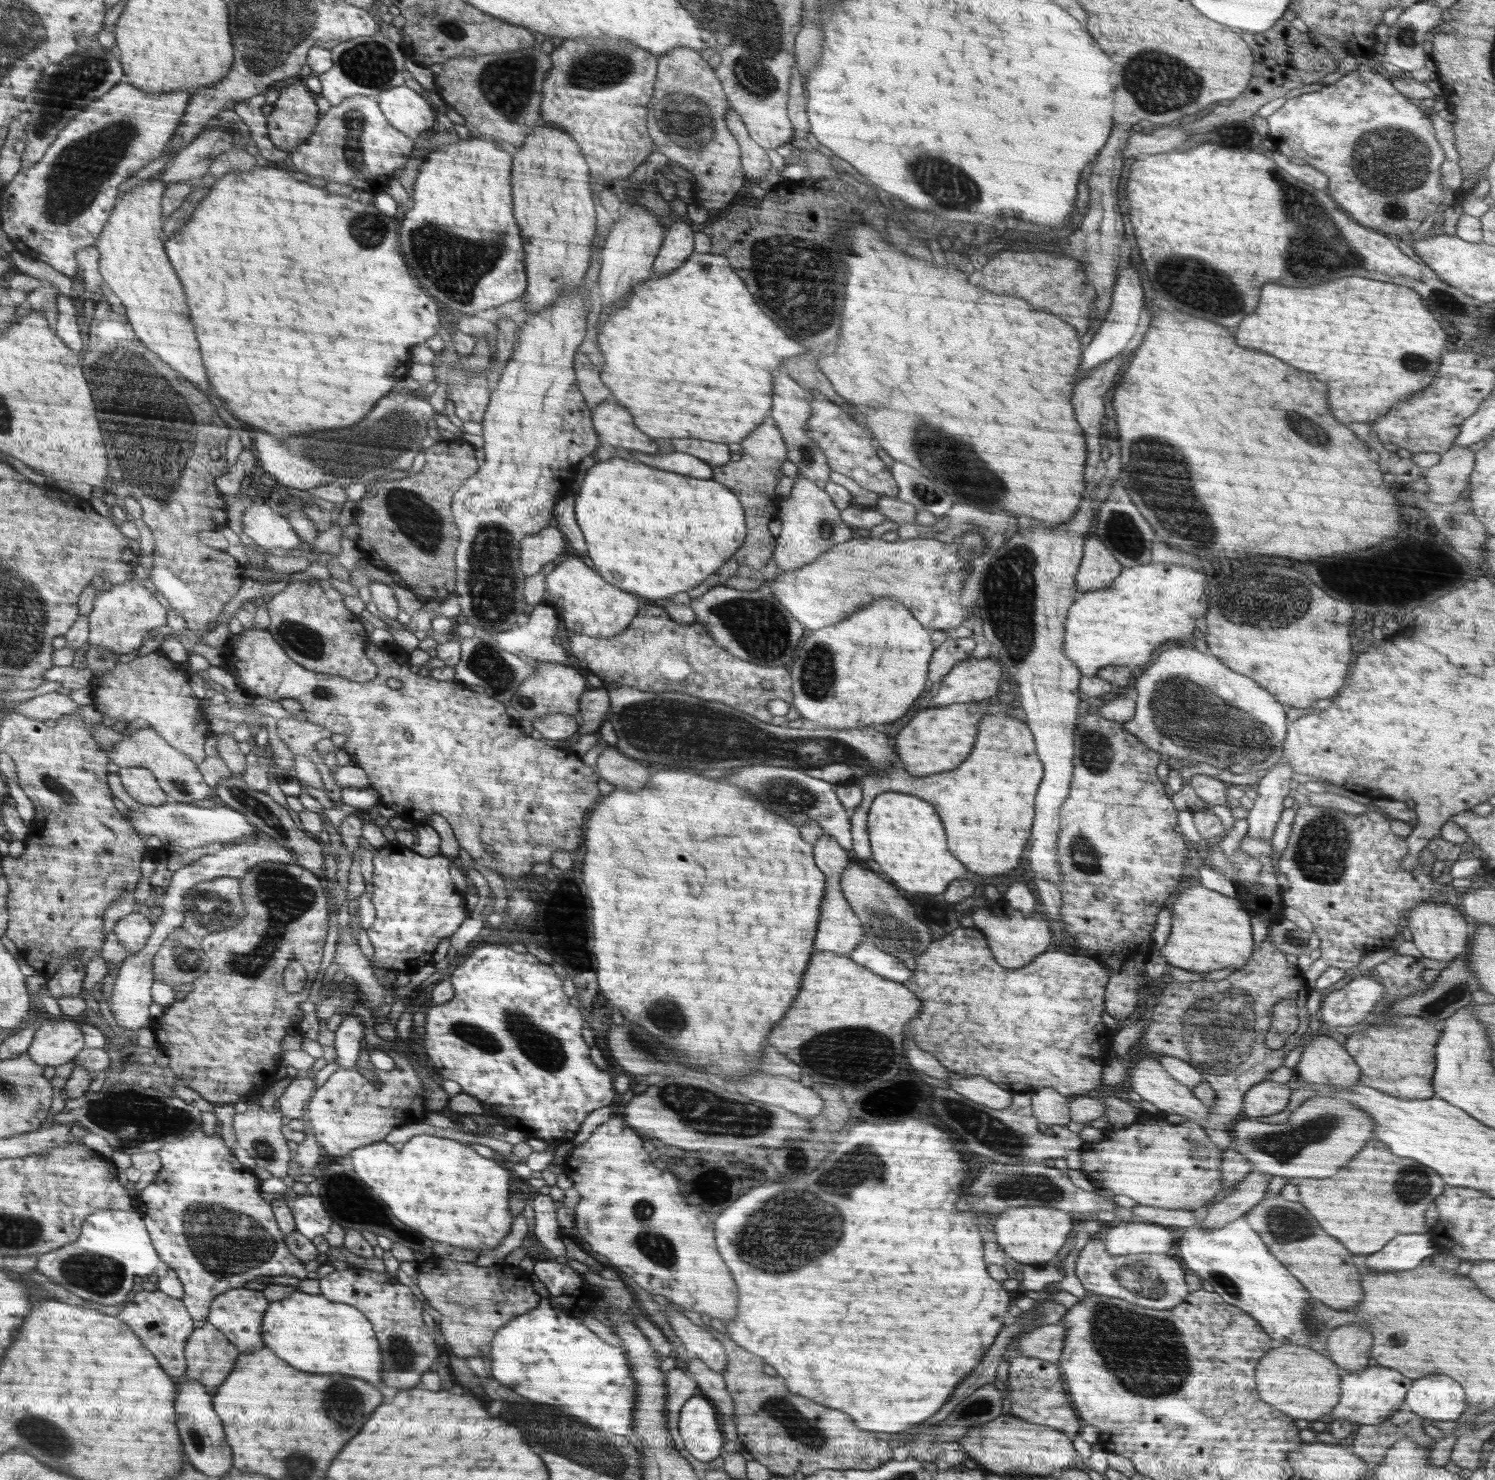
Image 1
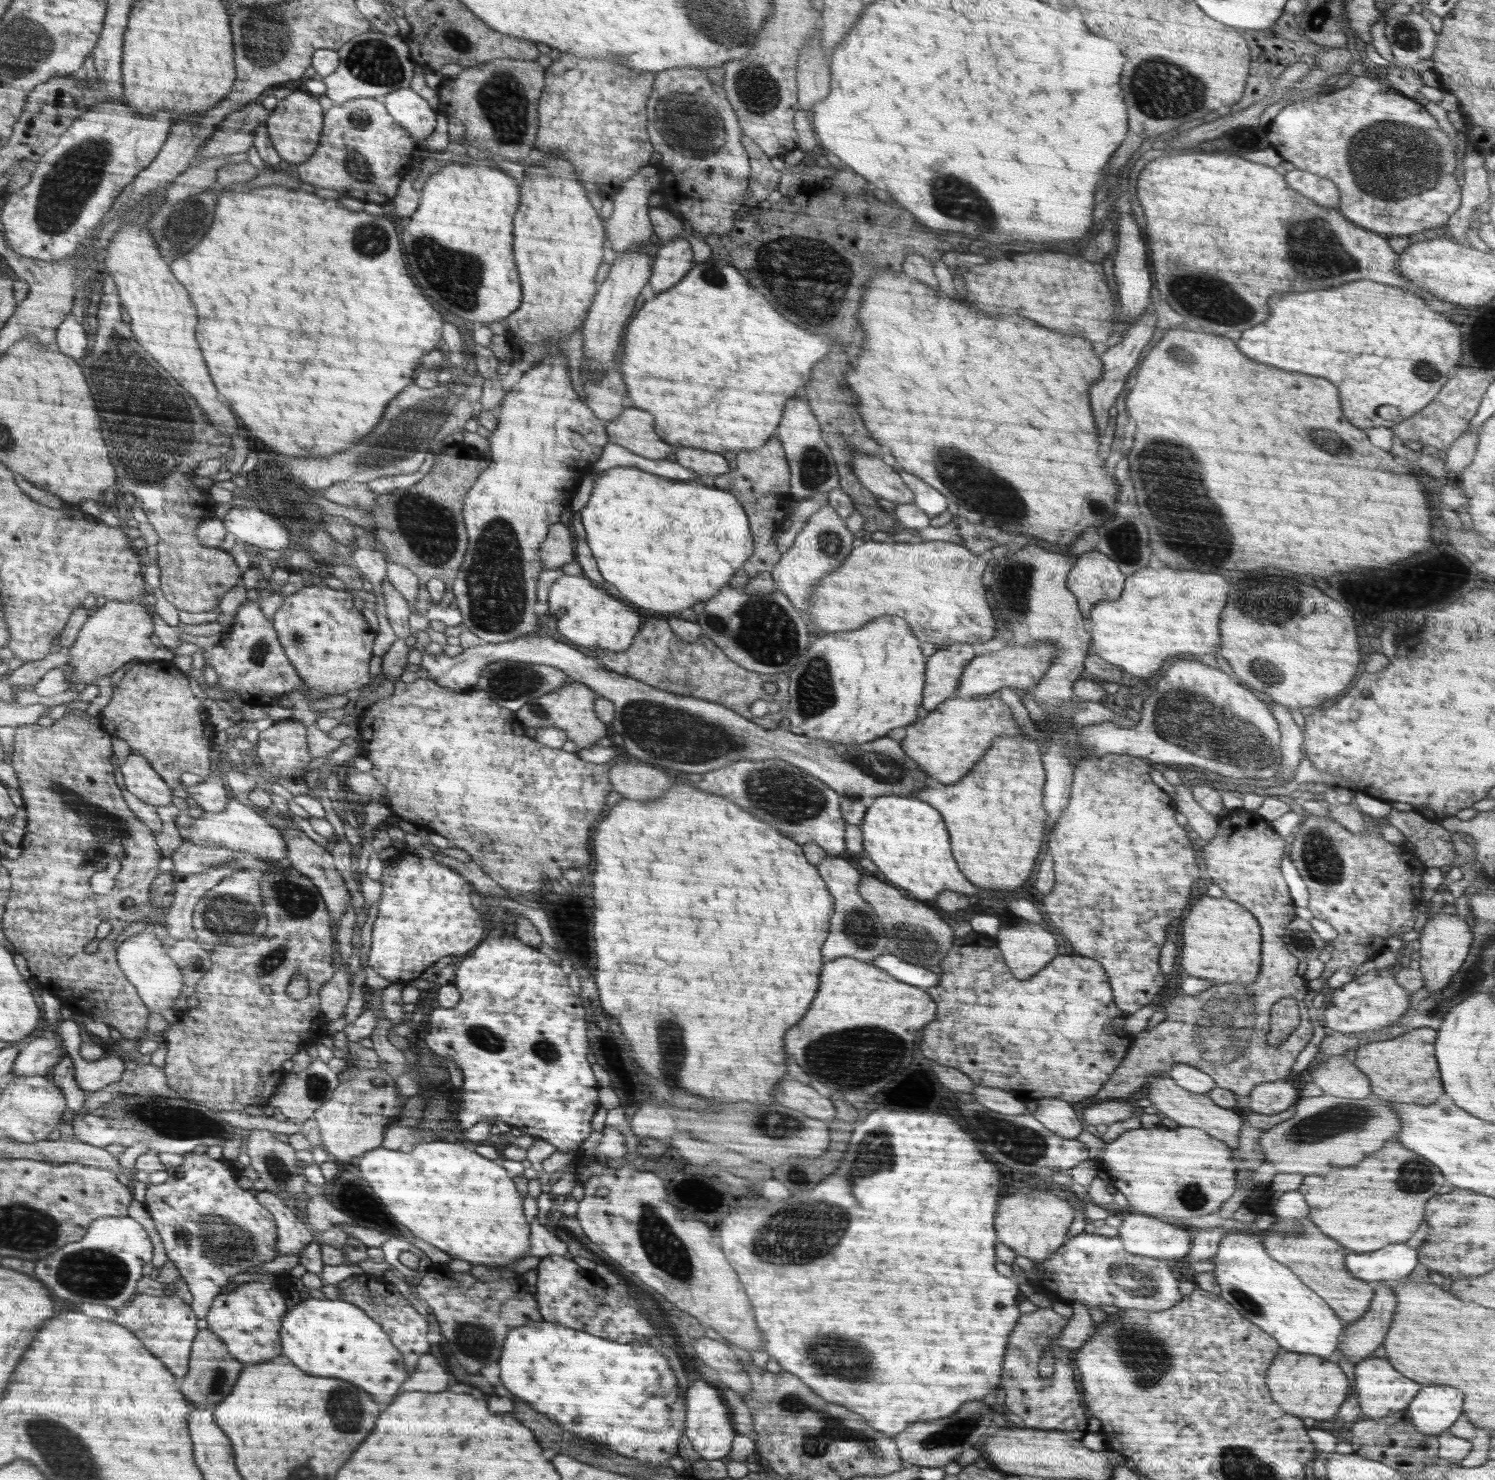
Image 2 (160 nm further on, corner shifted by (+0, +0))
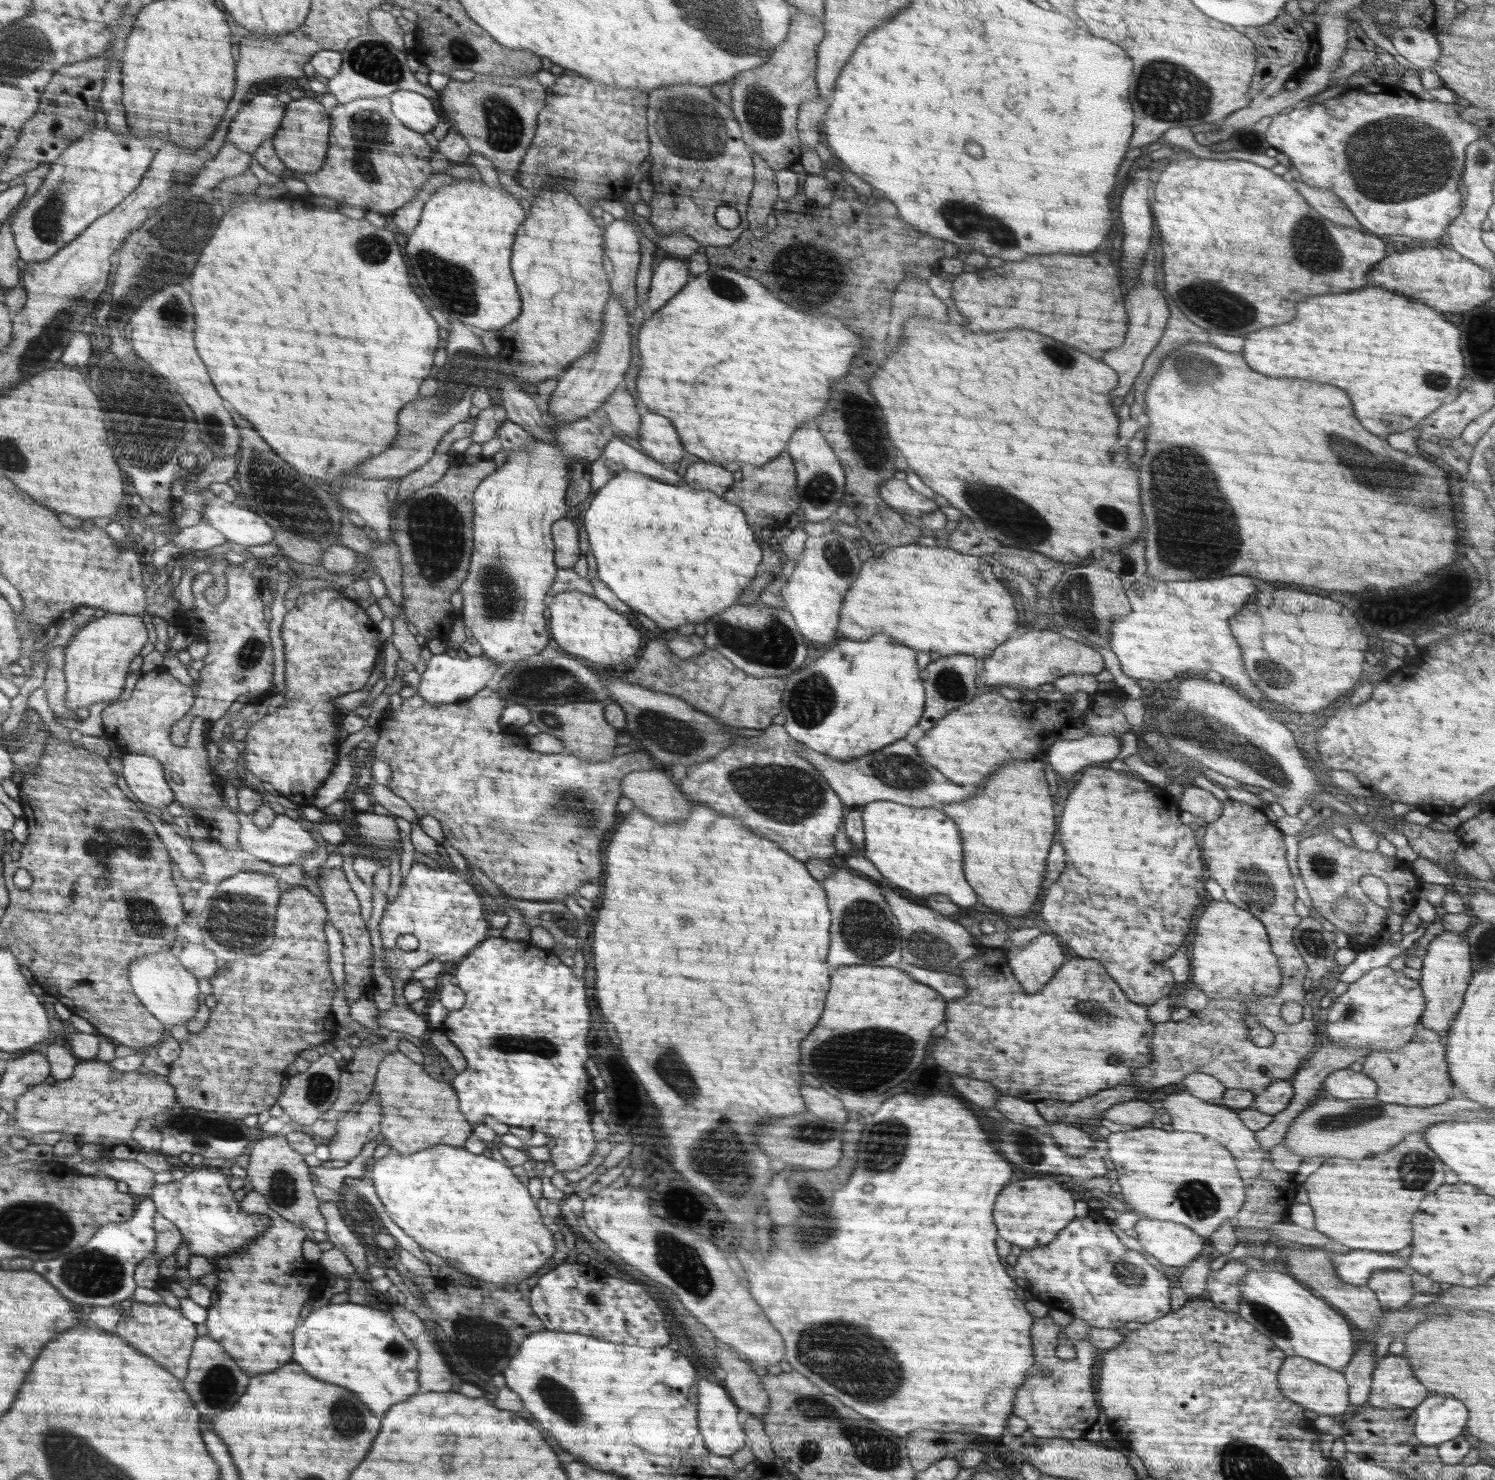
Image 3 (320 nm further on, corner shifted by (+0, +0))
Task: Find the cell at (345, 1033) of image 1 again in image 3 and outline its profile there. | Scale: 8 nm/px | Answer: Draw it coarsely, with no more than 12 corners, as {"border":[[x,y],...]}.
{"border":[[410,1008],[379,1011],[380,1027],[421,1037],[428,1025]]}

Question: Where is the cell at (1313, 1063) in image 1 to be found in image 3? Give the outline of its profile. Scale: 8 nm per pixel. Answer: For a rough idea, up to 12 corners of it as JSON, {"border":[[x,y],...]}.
{"border":[[1342,1068],[1323,1089],[1339,1100],[1372,1099],[1377,1084]]}

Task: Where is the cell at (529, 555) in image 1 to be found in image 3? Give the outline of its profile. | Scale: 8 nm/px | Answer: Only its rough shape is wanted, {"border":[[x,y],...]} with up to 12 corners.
{"border":[[556,521],[557,565],[572,569],[581,555],[577,526]]}

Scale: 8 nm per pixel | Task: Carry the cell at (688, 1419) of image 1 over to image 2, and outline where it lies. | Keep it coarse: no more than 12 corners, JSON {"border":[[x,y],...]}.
{"border":[[694,1380],[686,1436],[702,1459],[724,1458],[734,1440],[716,1388]]}

